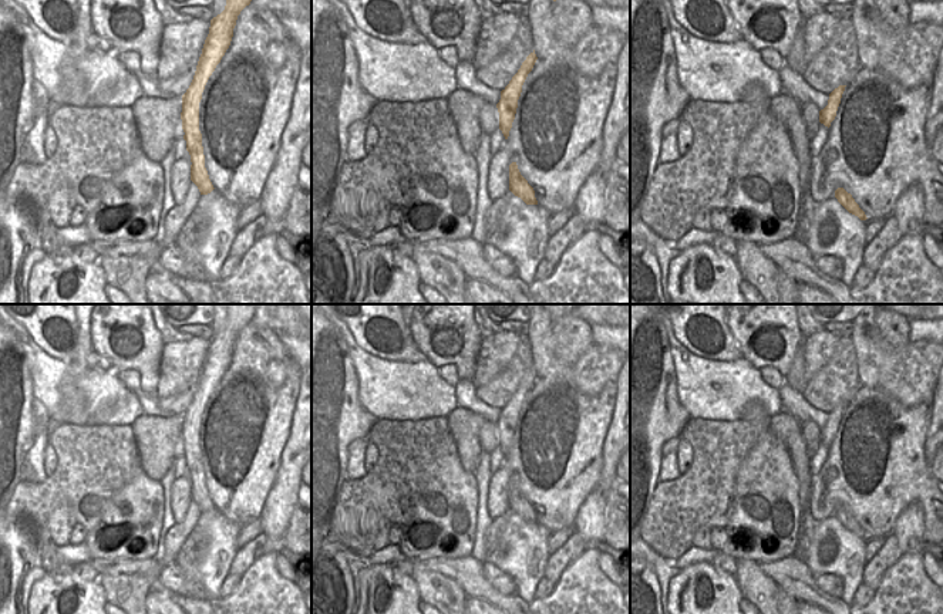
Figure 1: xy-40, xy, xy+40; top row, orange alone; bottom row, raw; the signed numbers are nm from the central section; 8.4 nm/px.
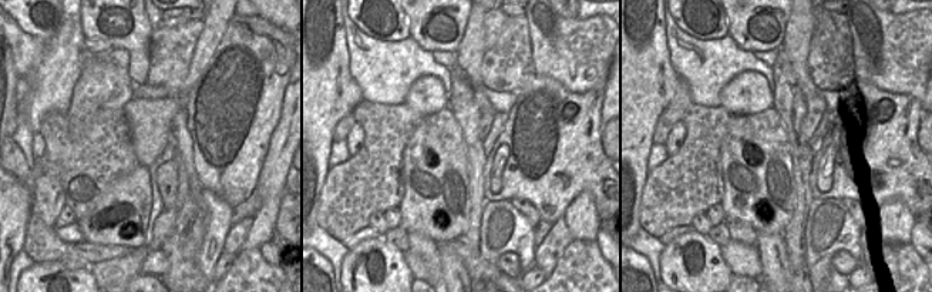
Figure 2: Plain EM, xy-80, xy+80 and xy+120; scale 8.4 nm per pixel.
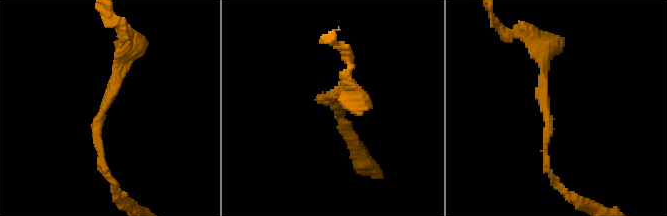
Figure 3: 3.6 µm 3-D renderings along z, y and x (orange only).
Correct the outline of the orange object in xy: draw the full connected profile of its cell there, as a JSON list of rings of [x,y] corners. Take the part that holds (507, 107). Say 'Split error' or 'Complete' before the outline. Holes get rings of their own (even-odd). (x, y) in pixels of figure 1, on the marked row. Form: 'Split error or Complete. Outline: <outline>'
Complete. Outline: [[[533,50],[526,57],[526,60],[522,63],[521,68],[512,77],[509,84],[501,91],[501,99],[496,104],[496,108],[499,112],[499,129],[502,131],[505,139],[508,139],[509,131],[512,128],[512,122],[515,119],[518,99],[522,92],[522,85],[523,85],[528,74],[532,71],[536,60],[538,60],[538,57]]]

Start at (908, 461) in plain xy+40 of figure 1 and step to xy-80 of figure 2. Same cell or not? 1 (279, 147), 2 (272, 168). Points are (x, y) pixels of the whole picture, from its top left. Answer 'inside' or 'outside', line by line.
1: outside
2: outside

